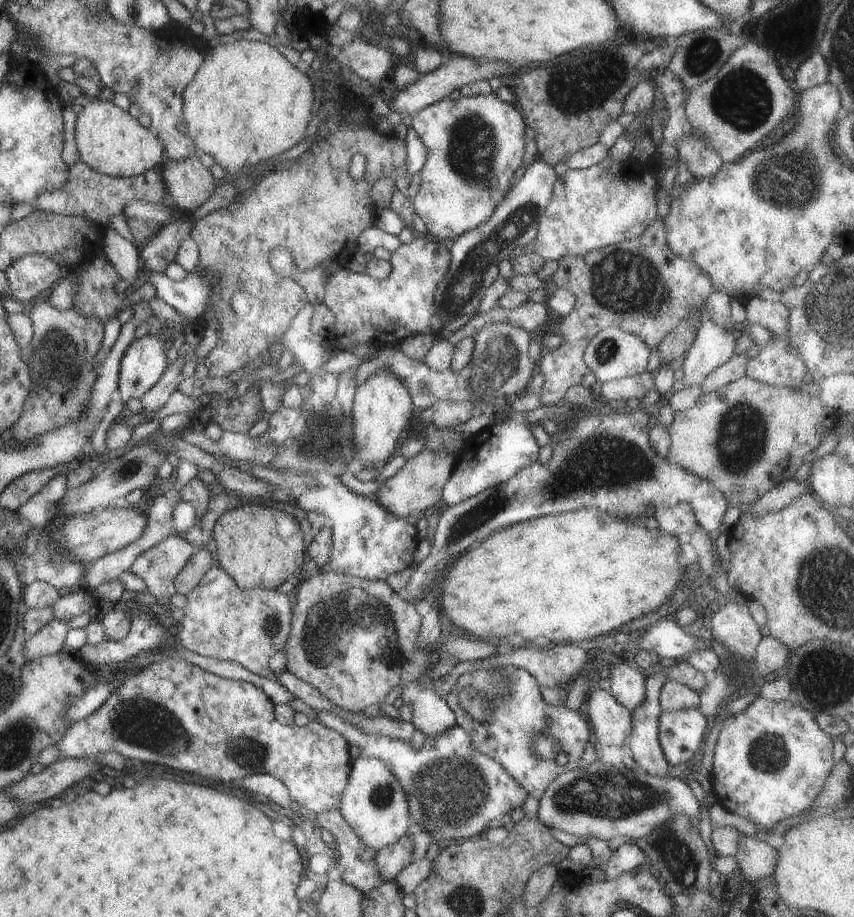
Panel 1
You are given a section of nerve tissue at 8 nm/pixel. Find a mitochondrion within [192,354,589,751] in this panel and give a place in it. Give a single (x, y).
(358, 618)

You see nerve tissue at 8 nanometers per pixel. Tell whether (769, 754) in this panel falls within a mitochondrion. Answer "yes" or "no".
yes

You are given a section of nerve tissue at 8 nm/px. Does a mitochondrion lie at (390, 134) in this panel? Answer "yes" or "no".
no

